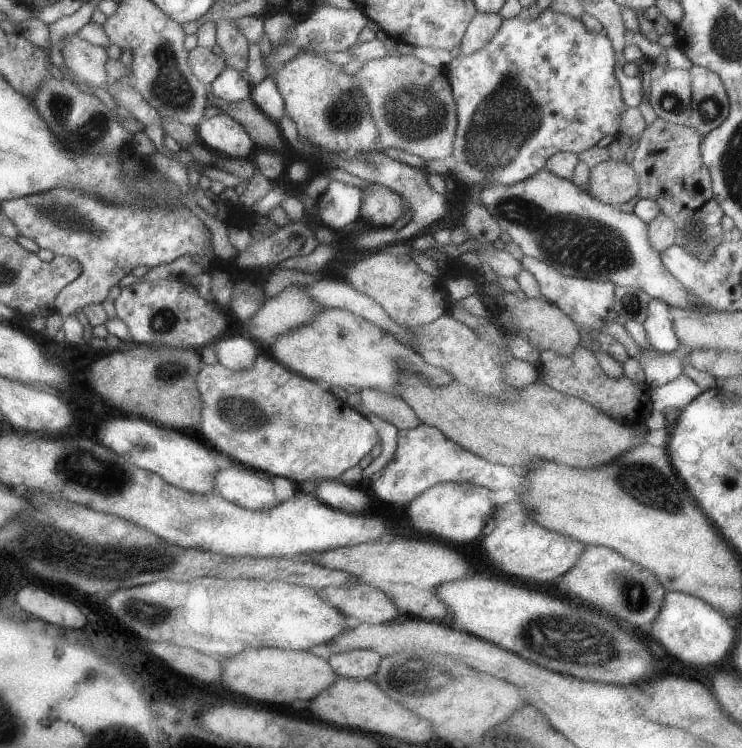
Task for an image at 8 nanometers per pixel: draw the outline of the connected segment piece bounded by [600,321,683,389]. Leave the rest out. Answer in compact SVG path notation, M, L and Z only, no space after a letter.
M620 322L607 323L600 332L609 334L617 343L621 343L628 356L637 360L649 389L664 385L682 373L683 364L675 351L660 353L655 349L638 347Z

